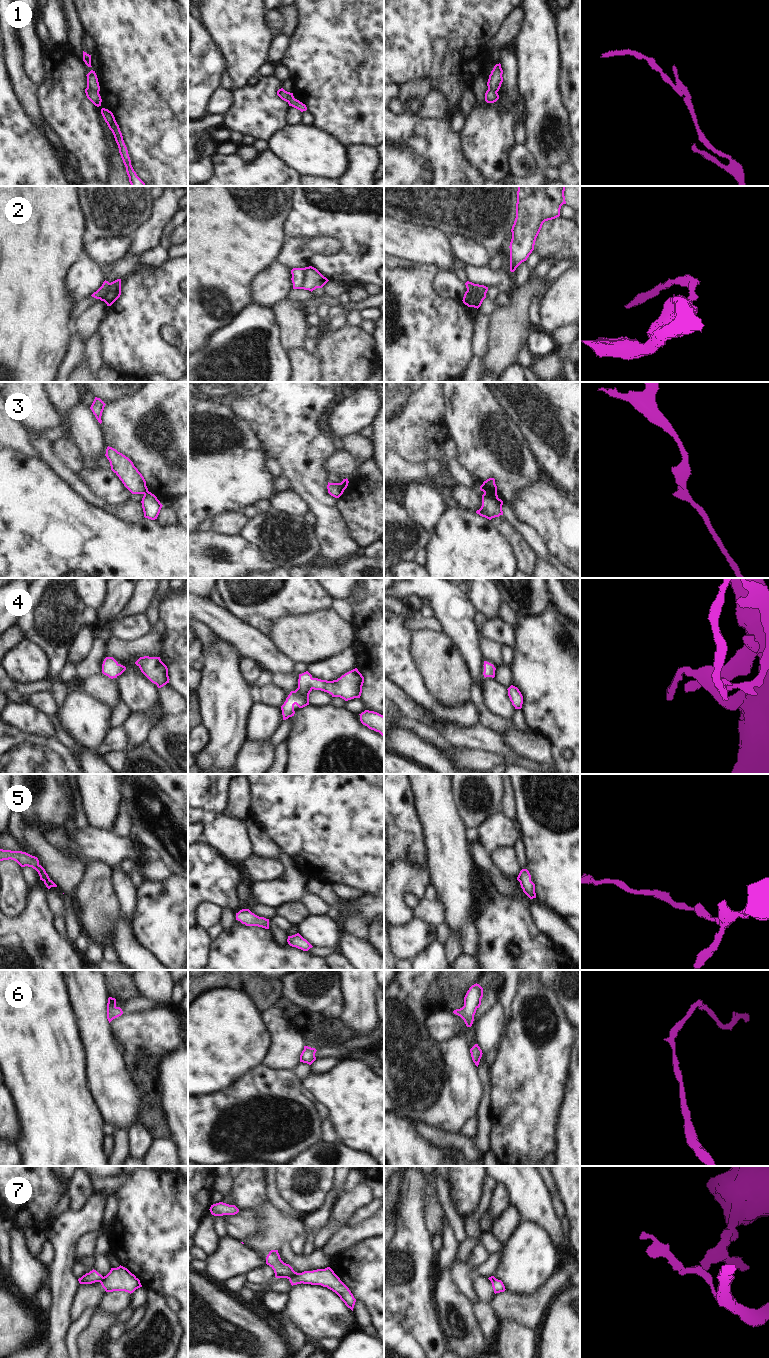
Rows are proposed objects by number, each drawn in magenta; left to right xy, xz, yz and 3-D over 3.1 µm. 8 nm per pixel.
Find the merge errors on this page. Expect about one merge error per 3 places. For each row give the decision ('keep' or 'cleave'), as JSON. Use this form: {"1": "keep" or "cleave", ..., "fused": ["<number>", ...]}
{"1": "cleave", "2": "cleave", "3": "cleave", "4": "keep", "5": "keep", "6": "keep", "7": "cleave", "fused": ["1", "2", "3", "7"]}

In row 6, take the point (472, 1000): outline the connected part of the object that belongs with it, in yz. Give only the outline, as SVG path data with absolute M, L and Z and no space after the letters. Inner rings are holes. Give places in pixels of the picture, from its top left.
M479 984L472 985L464 997L464 1006L453 1011L454 1014L460 1016L467 1027L471 1027L474 1021L476 1010L481 1005L483 997L483 988Z

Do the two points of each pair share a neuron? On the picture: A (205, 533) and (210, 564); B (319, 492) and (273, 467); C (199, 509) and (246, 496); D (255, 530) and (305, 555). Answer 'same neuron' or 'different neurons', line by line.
A: same neuron
B: different neurons
C: same neuron
D: same neuron

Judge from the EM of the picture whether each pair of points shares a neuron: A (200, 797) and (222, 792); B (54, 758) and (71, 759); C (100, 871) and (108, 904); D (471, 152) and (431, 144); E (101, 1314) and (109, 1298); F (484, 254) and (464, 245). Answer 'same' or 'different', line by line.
A: same
B: same
C: same
D: different
E: different
F: same

